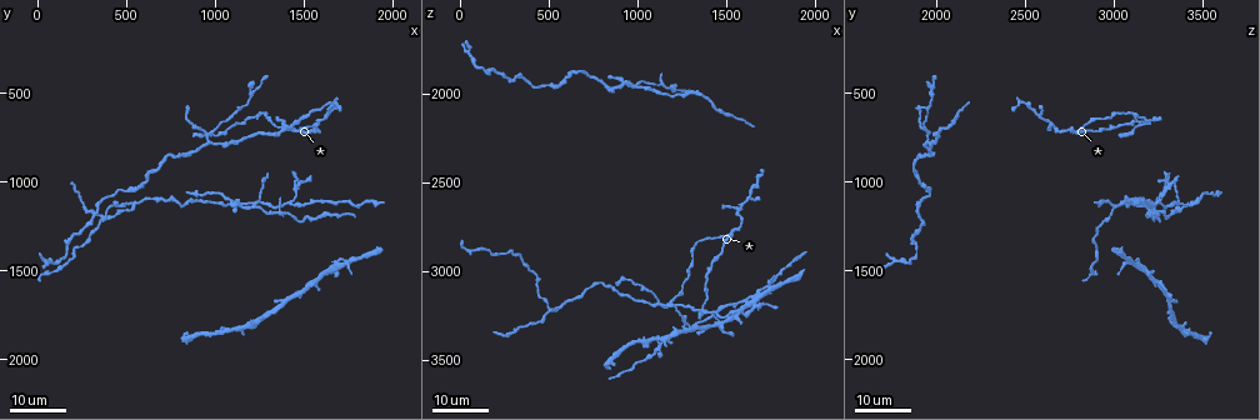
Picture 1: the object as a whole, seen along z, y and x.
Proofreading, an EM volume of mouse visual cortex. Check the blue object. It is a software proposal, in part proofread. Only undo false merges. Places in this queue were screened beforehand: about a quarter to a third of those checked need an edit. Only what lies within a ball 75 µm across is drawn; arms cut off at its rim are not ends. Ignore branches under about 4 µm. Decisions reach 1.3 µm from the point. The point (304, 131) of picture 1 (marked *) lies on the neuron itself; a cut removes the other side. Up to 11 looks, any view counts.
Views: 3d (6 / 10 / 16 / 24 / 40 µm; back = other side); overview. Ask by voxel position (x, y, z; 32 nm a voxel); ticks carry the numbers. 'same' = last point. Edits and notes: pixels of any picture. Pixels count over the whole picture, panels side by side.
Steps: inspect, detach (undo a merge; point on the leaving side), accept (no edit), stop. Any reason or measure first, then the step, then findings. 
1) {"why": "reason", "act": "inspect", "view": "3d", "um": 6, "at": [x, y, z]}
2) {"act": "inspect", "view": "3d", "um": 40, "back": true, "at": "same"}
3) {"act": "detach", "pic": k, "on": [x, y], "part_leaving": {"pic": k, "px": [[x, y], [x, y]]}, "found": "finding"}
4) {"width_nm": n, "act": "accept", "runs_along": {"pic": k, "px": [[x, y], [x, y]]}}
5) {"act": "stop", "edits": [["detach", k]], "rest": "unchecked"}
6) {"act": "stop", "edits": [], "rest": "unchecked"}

{"act": "inspect", "view": "3d", "um": 24, "at": [1400, 720, 2960]}

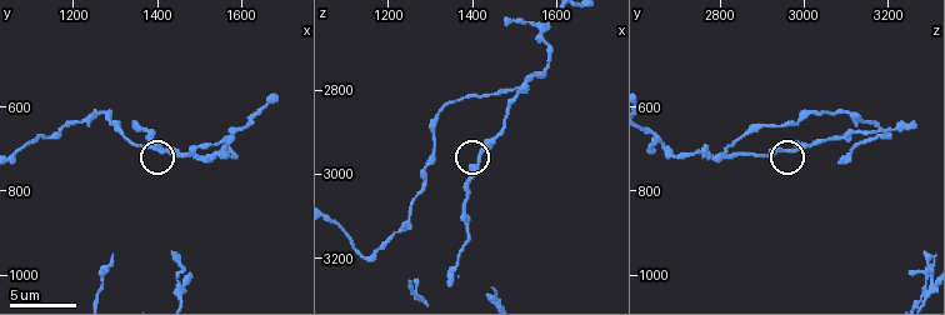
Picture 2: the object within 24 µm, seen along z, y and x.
{"act": "inspect", "view": "3d", "um": 10, "at": [1420, 710, 2970]}

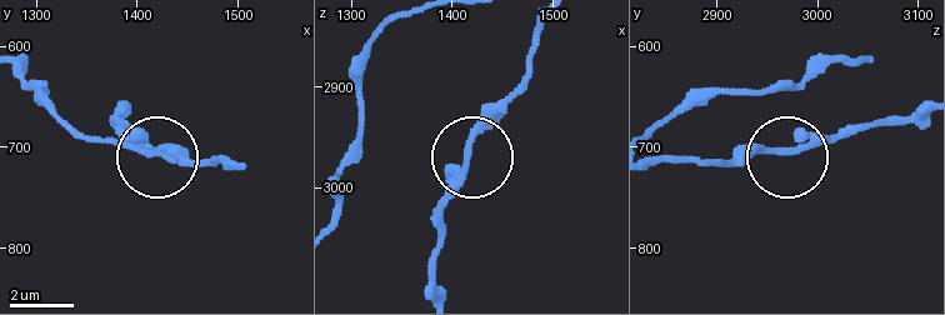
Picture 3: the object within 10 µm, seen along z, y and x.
{"act": "accept", "runs_along": {"pic": 3, "px": [[545, 26], [526, 83], [475, 139], [440, 219], [440, 249]]}, "found": "continuous, no second neuron"}

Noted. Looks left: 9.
{"why": "three arms meet", "act": "inspect", "view": "3d", "um": 16, "at": [1220, 1140, 3180]}

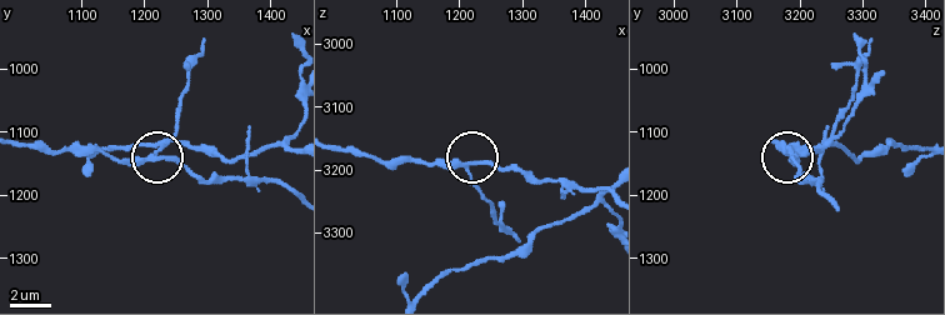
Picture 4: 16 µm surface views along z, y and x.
{"why": "zoom in", "act": "inspect", "view": "3d", "um": 6, "at": [1210, 1145, 3190]}

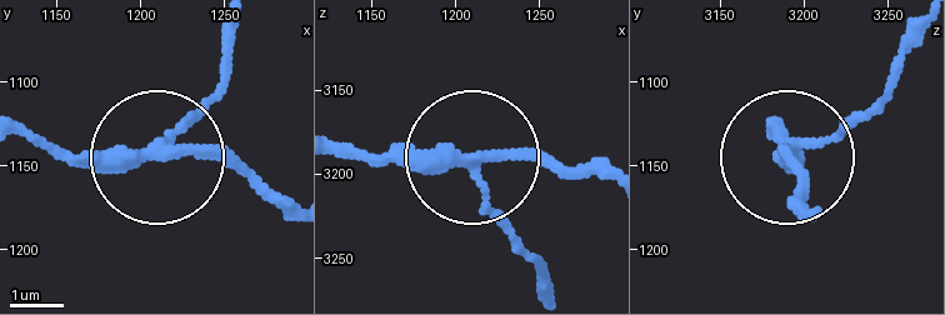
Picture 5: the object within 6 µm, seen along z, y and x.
{"width_nm": 210, "act": "accept", "found": "continuous, no second neuron"}

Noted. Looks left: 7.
{"why": "three-way junction", "act": "inspect", "view": "3d", "um": 24, "at": [1120, 1120, 3400]}

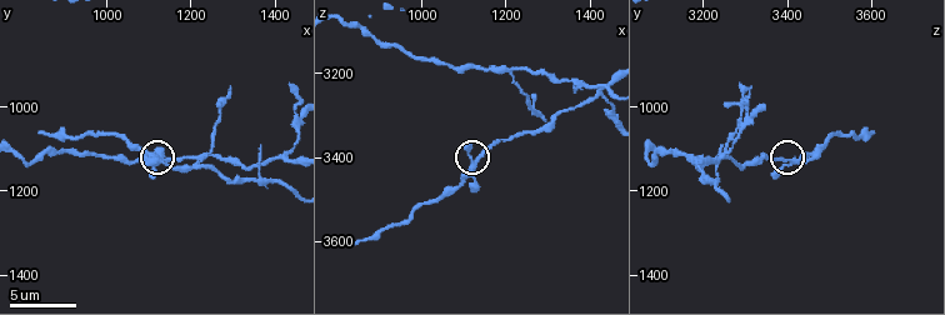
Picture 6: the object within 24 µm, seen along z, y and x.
{"why": "zoom in", "act": "inspect", "view": "3d", "um": 6, "at": [1130, 1130, 3410]}

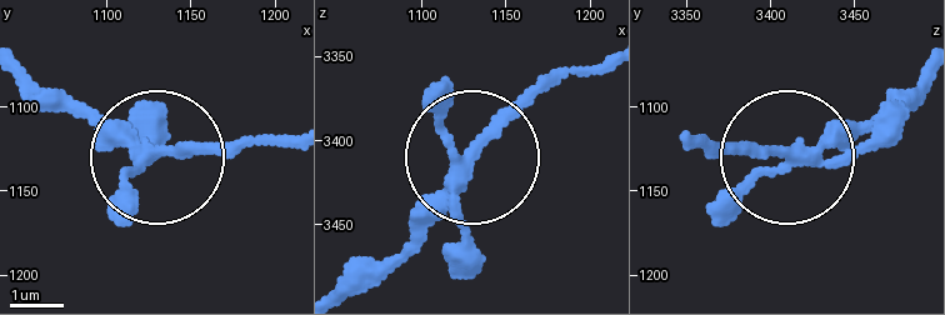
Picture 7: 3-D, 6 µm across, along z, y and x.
{"act": "inspect", "view": "3d", "um": 6, "back": true, "at": [1130, 1128, 3412]}

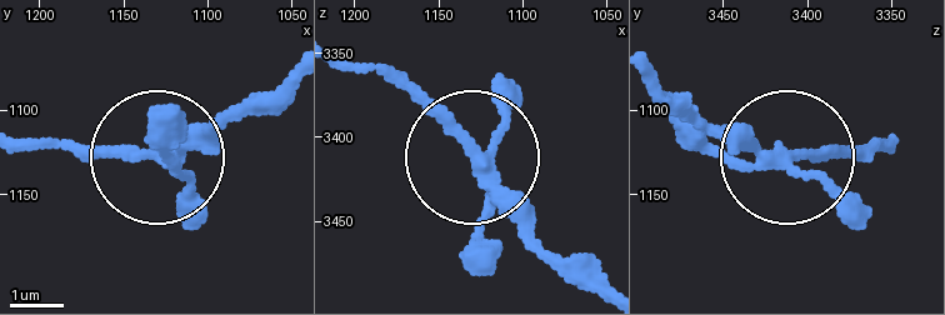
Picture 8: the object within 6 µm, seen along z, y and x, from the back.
{"act": "accept", "found": "one neuron here"}

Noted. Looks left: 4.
{"act": "inspect", "view": "3d", "um": 10, "at": [1365, 1180, 3220]}

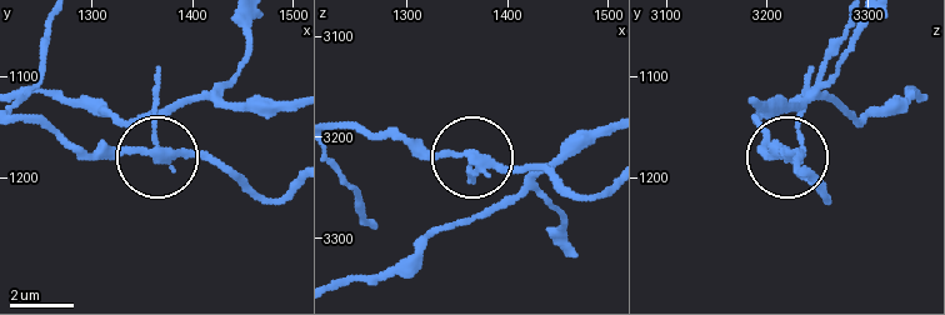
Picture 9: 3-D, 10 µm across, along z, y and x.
{"width_nm": 230, "act": "accept", "found": "one neuron here"}

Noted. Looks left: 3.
{"why": "three arms meet", "act": "inspect", "view": "3d", "um": 16, "at": [960, 760, 1960]}

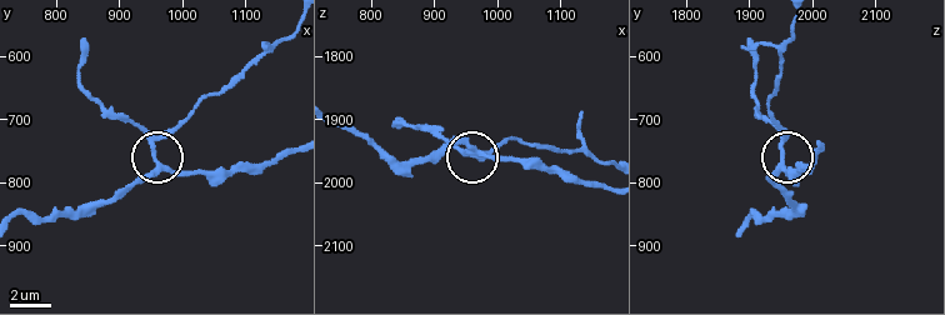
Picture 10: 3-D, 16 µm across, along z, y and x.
{"act": "inspect", "view": "3d", "um": 6, "at": [955, 780, 1945]}

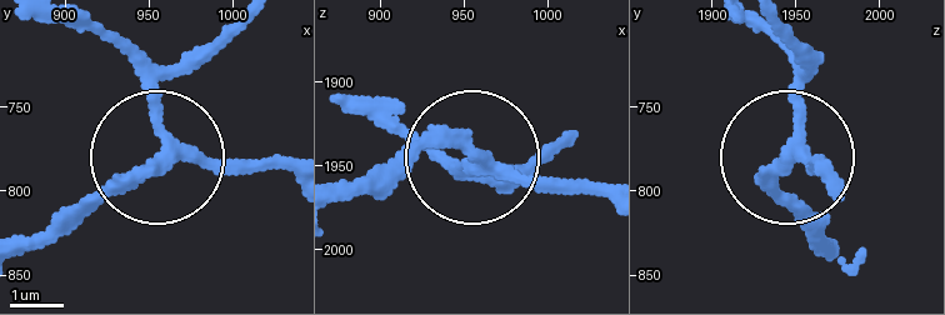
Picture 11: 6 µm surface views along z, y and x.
{"act": "accept", "runs_along": {"pic": 11, "px": [[293, 164], [185, 164], [163, 150], [163, 96], [208, 48]]}, "found": "continuous, no second neuron"}

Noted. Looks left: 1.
{"act": "stop", "edits": [], "rest": "unchecked"}

